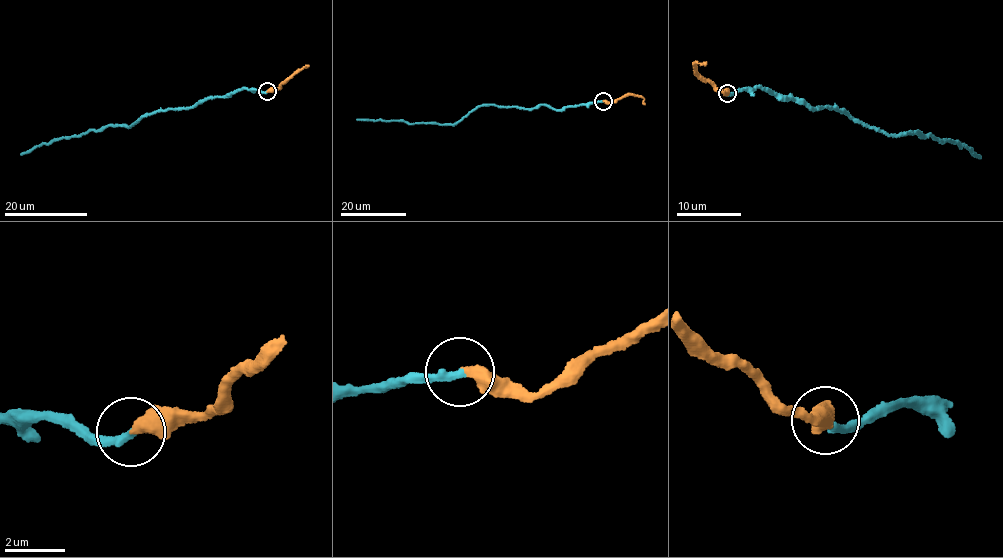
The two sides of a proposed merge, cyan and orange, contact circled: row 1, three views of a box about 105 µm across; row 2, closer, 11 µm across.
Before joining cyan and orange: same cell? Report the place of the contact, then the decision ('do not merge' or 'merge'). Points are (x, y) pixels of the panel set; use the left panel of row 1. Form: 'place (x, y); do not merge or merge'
place (267, 91); do not merge

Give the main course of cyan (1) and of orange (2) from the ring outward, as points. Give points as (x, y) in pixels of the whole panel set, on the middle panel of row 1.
1: (603, 101), (560, 110), (539, 105), (527, 109), (481, 105), (452, 124), (357, 119)
2: (603, 101), (611, 103), (621, 97), (634, 94), (643, 98), (645, 104)

